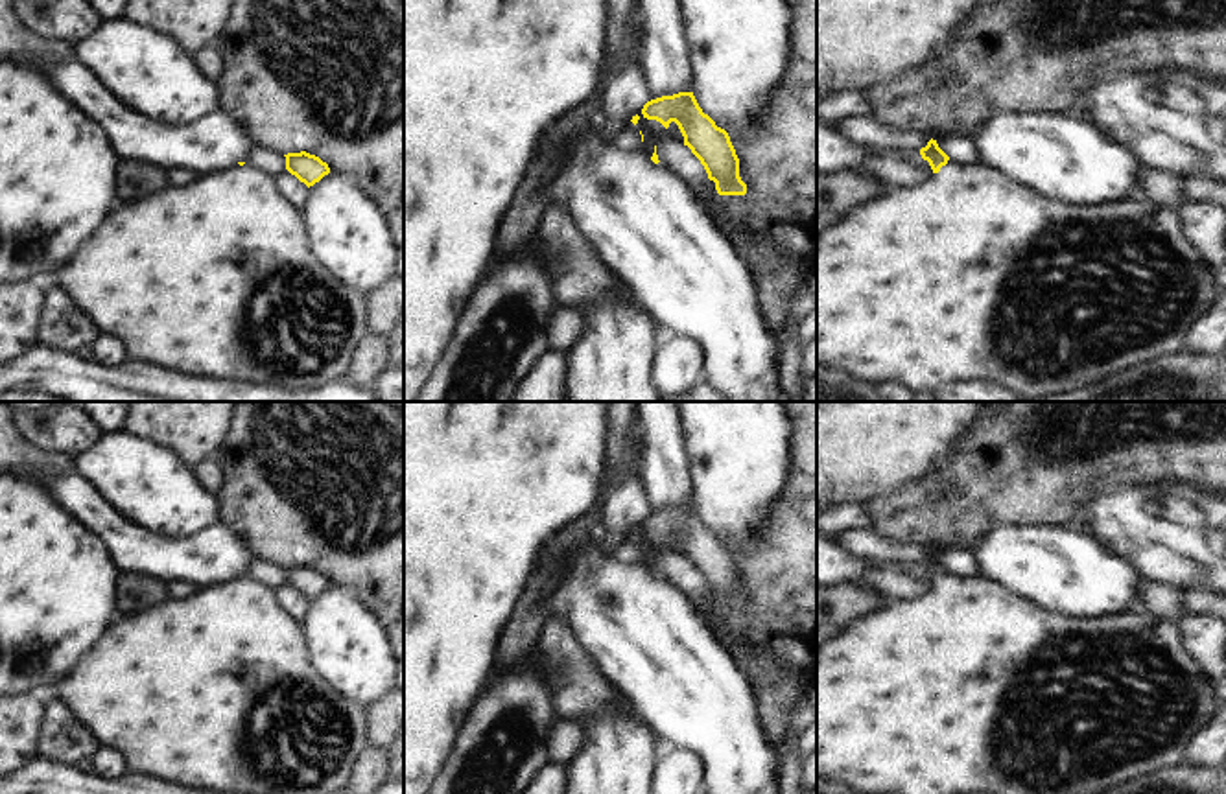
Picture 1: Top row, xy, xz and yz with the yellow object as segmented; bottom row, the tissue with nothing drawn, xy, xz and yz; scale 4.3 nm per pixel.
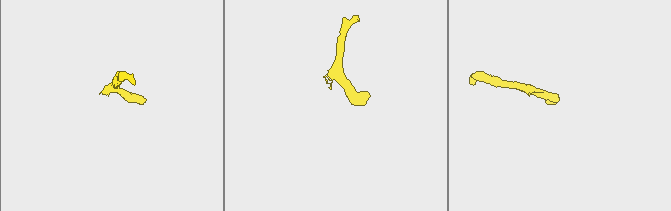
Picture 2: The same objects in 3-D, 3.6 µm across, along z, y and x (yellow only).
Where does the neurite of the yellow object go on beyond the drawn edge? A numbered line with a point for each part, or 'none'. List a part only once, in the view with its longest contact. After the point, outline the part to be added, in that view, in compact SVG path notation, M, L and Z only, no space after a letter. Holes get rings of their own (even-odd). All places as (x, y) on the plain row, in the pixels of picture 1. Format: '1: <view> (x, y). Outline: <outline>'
1: xz (653, 542). Outline: M642 525L638 529L640 532L636 538L643 543L645 555L640 556L638 553L629 553L629 551L625 551L625 555L631 560L642 562L647 569L653 569L654 564L651 556L656 555L662 547L666 547L667 542L656 532L647 532Z

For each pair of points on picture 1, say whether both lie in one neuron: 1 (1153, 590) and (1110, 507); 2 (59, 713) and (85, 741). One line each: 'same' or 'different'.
1: different
2: same

